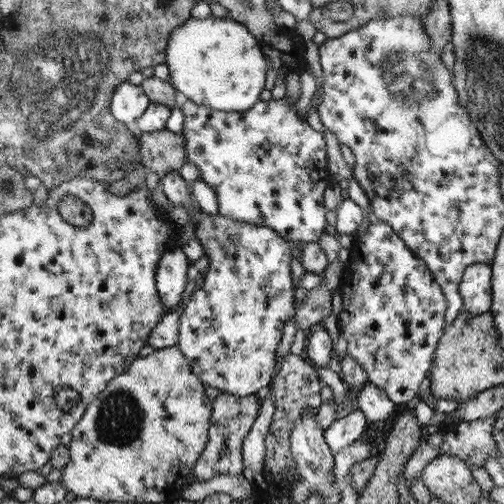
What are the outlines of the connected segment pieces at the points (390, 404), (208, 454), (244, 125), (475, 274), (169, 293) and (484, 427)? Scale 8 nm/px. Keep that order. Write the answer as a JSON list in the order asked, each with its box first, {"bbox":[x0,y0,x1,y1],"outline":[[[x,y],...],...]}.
[{"bbox":[354,382,396,424],"outline":[[[364,382],[364,388],[358,390],[354,398],[356,408],[365,415],[368,424],[392,421],[392,414],[396,415],[394,403],[384,390],[372,382]]]},{"bbox":[194,392,260,482],"outline":[[[221,392],[214,400],[213,424],[209,425],[208,444],[200,460],[194,465],[194,478],[206,482],[219,474],[238,475],[242,472],[242,442],[260,416],[260,395],[237,396]]]},{"bbox":[181,96,334,246],"outline":[[[284,96],[258,103],[242,112],[226,112],[187,99],[181,109],[184,114],[182,135],[186,139],[186,163],[194,163],[200,170],[200,180],[216,191],[220,215],[237,219],[238,222],[270,227],[297,246],[318,242],[326,226],[322,194],[326,186],[332,186],[334,181],[326,170],[324,138],[298,114],[296,104],[290,104]]]},{"bbox":[460,263,493,315],"outline":[[[484,263],[471,265],[460,285],[464,311],[470,315],[489,313],[493,305],[492,268]]]},{"bbox":[157,248,190,309],"outline":[[[176,248],[161,257],[157,271],[157,289],[161,302],[170,309],[180,304],[182,293],[188,285],[190,262],[182,248]]]},{"bbox":[438,416,498,468],"outline":[[[494,416],[473,421],[460,421],[446,426],[445,441],[438,455],[455,454],[465,459],[470,468],[474,465],[485,467],[489,456],[498,458],[497,440],[493,430],[496,424]]]}]

